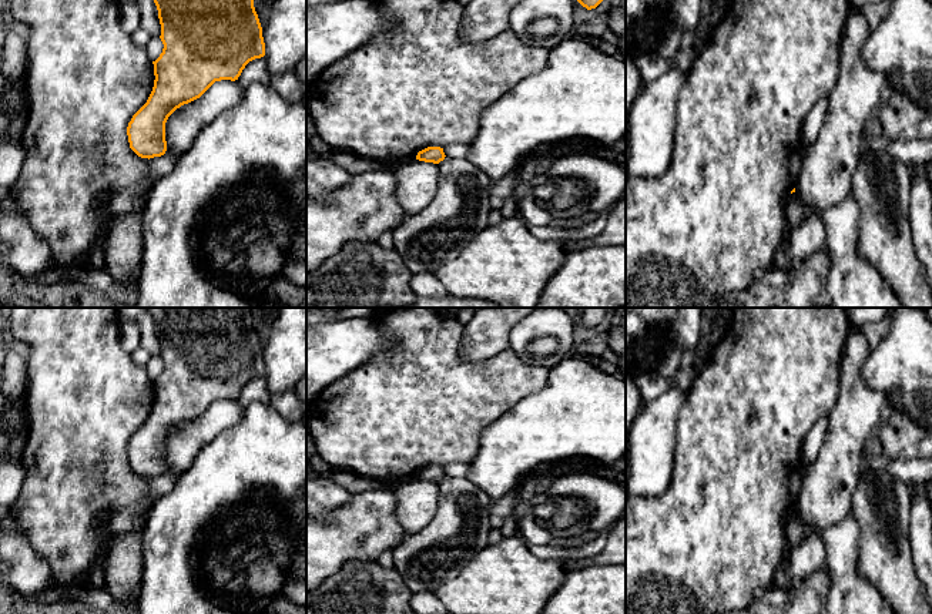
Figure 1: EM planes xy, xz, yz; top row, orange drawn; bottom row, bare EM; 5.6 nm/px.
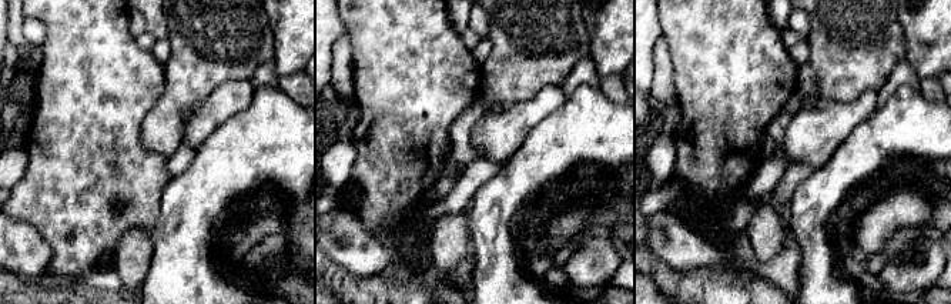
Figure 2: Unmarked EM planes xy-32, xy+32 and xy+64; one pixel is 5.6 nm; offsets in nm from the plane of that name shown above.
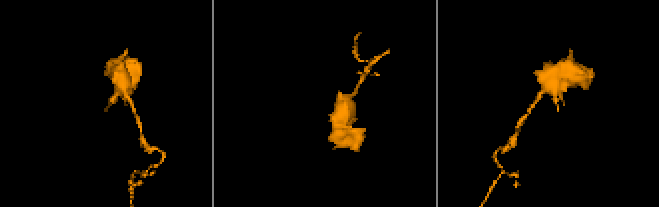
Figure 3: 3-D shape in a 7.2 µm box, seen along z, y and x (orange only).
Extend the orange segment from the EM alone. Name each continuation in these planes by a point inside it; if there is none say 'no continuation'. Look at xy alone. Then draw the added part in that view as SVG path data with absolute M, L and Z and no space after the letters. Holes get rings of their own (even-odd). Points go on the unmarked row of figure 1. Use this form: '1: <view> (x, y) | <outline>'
no continuation

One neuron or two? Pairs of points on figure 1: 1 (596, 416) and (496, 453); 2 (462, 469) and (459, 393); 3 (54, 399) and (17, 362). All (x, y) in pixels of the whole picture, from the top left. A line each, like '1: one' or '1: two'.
1: one
2: two
3: two

